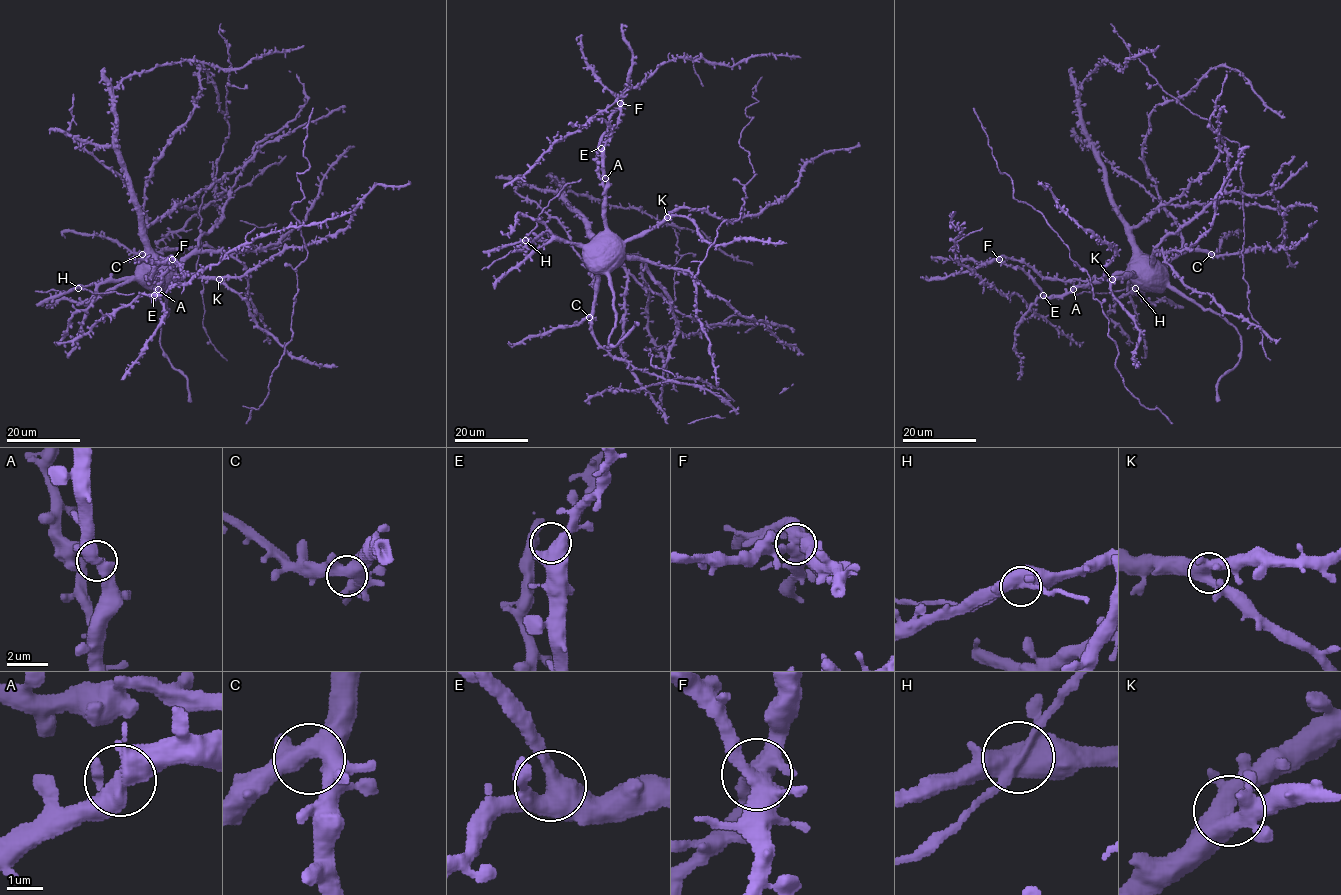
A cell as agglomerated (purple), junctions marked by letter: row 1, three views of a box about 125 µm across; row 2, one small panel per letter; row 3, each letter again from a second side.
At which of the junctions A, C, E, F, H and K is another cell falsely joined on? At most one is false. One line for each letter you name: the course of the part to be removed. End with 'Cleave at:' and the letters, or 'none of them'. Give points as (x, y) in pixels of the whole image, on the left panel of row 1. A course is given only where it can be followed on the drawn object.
Cleave at: H

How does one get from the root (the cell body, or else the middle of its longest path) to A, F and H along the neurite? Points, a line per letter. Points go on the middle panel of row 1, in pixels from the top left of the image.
A: (647, 230), (622, 241), (607, 227), (605, 178)
F: (647, 230), (622, 241), (607, 227), (604, 184), (597, 162), (598, 145), (609, 127), (611, 113), (620, 103)
H: (647, 230), (623, 241), (597, 239), (587, 245), (525, 240)

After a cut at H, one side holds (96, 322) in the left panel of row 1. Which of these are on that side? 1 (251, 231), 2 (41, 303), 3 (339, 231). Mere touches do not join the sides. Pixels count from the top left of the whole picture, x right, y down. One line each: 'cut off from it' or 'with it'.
1: with it
2: cut off from it
3: cut off from it

